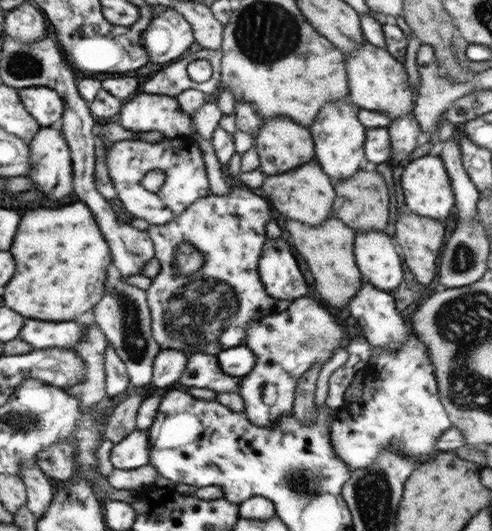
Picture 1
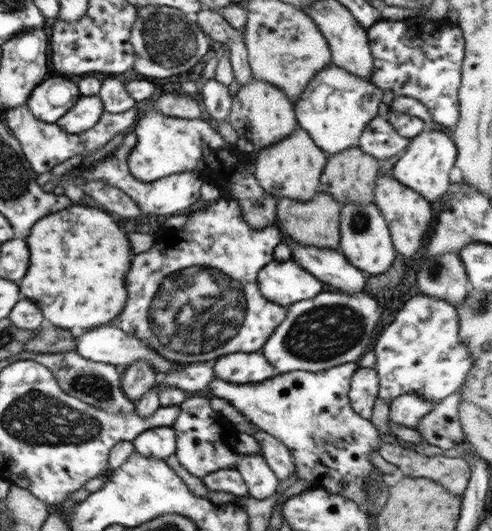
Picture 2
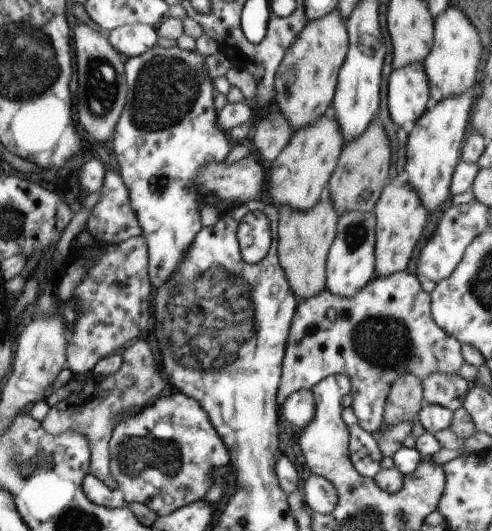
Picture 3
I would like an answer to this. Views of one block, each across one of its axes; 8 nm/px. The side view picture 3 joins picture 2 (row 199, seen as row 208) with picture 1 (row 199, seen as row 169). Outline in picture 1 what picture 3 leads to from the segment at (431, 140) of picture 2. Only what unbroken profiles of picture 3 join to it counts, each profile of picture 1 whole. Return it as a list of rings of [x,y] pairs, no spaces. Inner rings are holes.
[[[433,150],[431,154],[427,154],[423,158],[409,162],[403,168],[401,188],[403,188],[403,196],[405,196],[405,206],[409,208],[409,212],[413,216],[423,216],[429,220],[443,222],[445,218],[449,218],[451,208],[455,206],[455,192],[451,188],[451,180],[447,176],[447,170],[445,170],[443,160],[439,158],[437,150]]]

